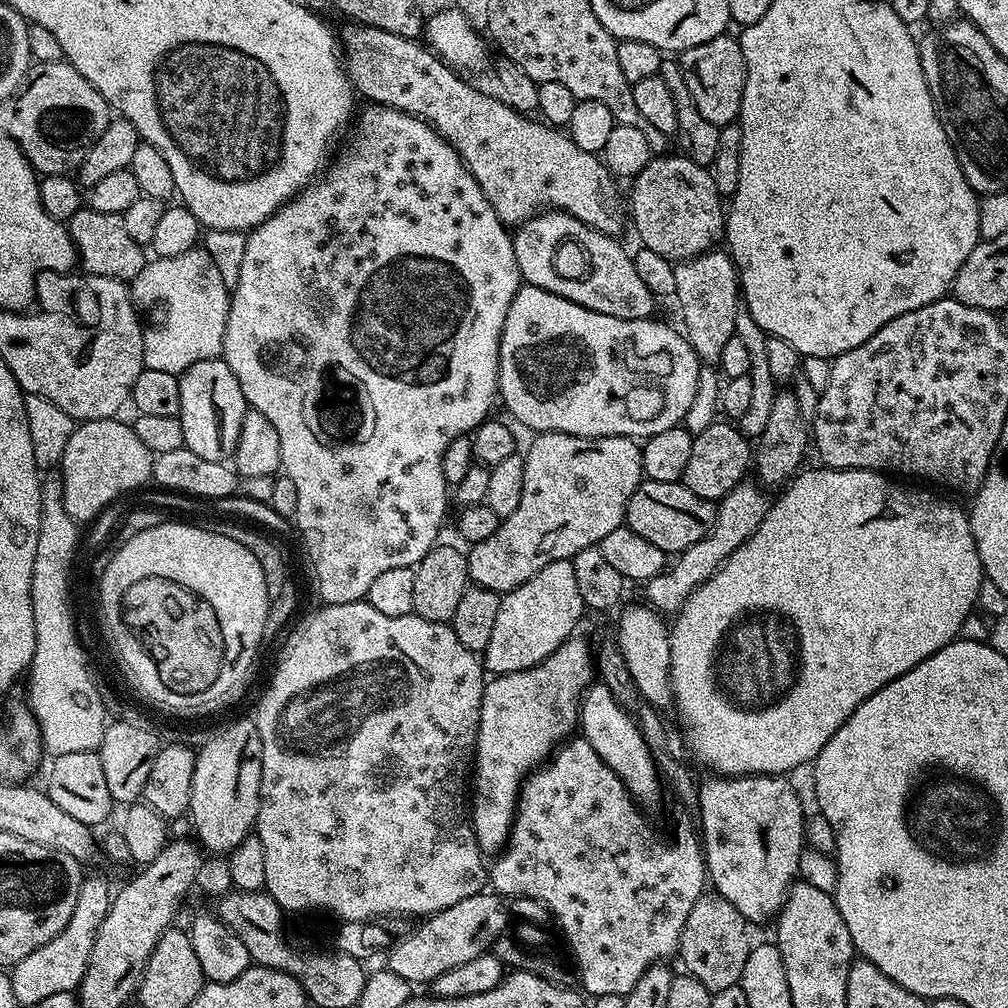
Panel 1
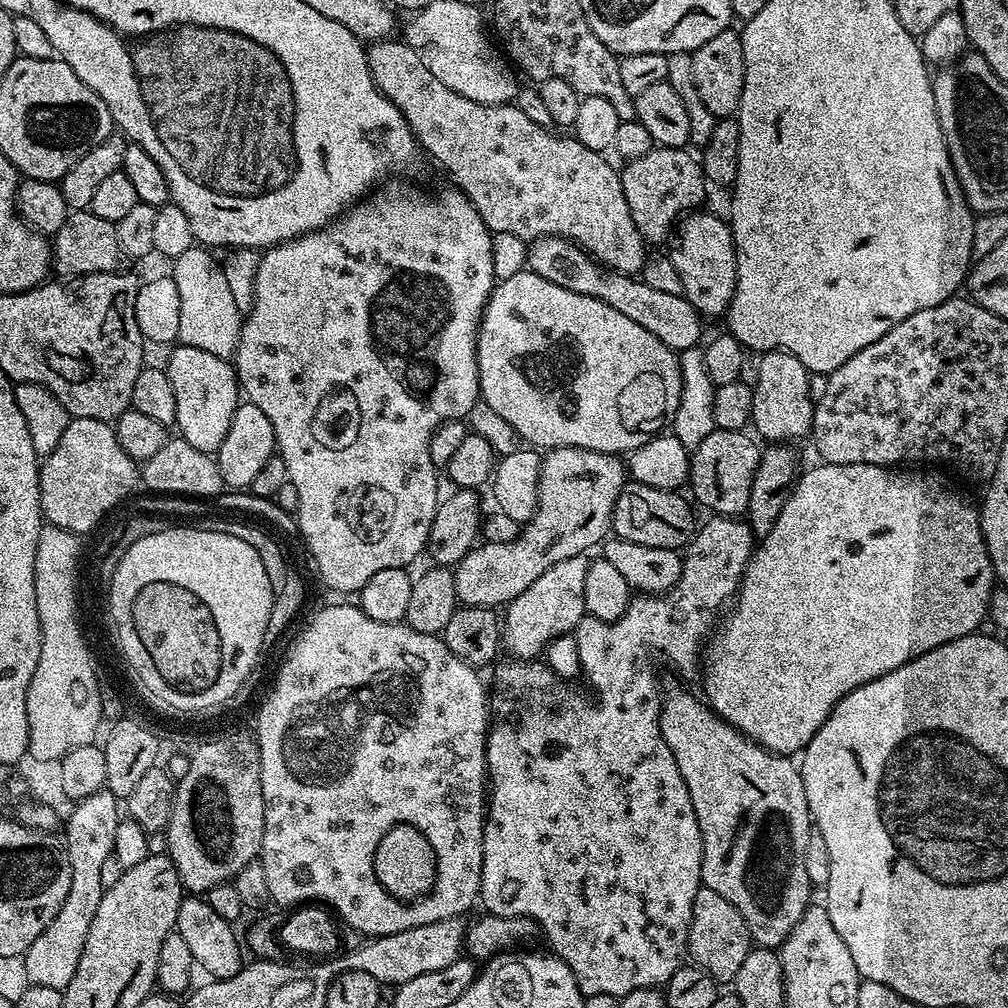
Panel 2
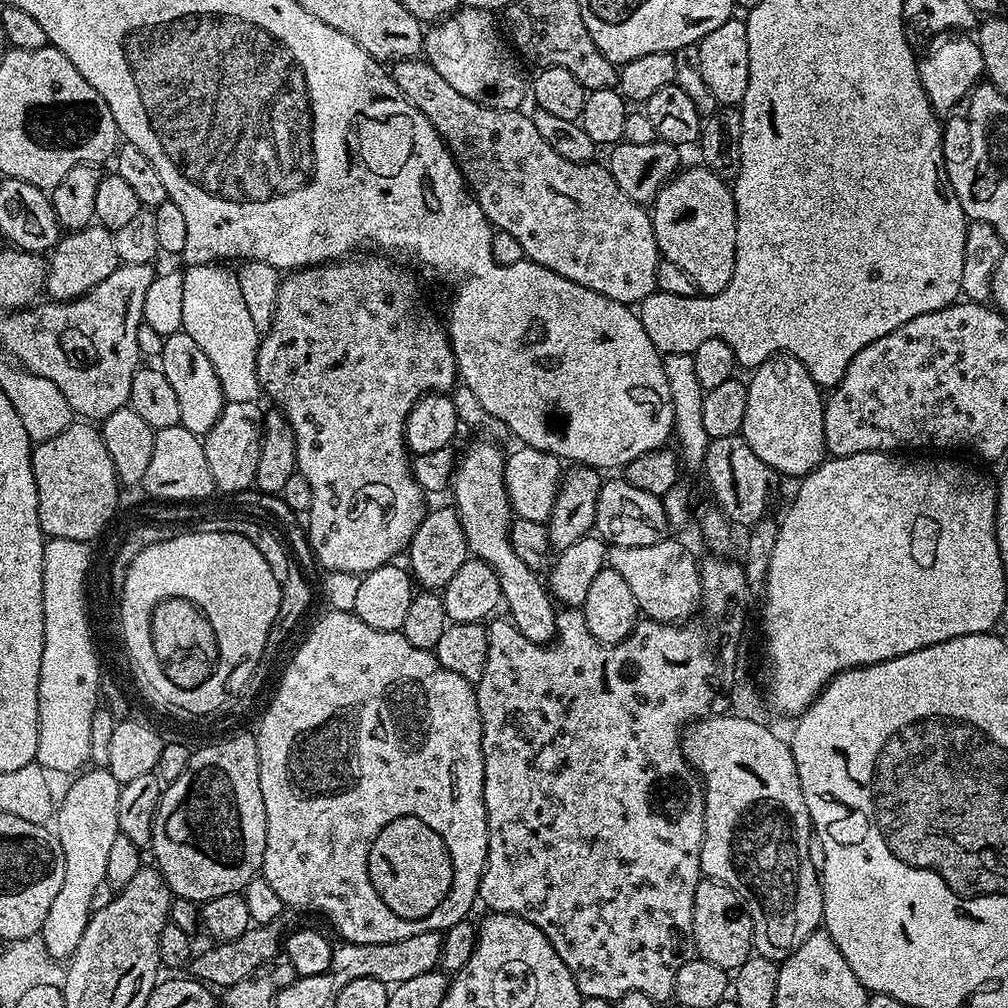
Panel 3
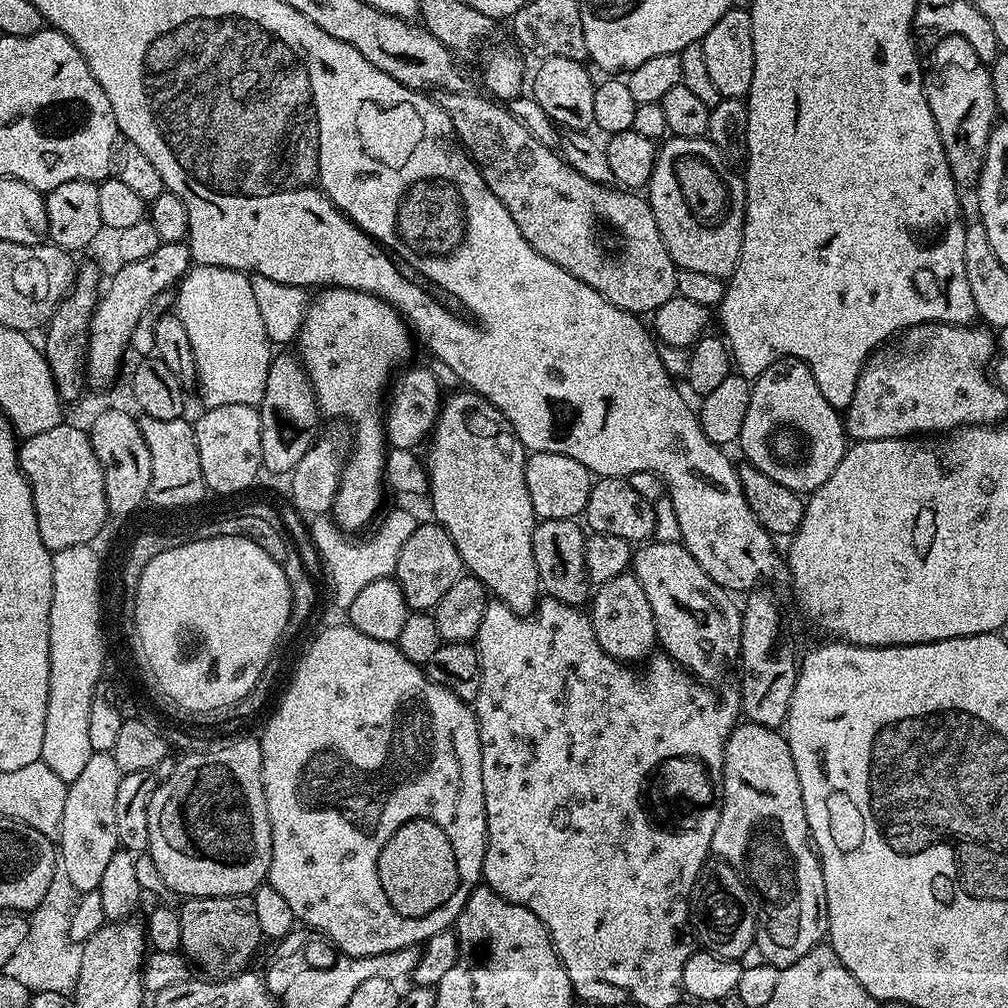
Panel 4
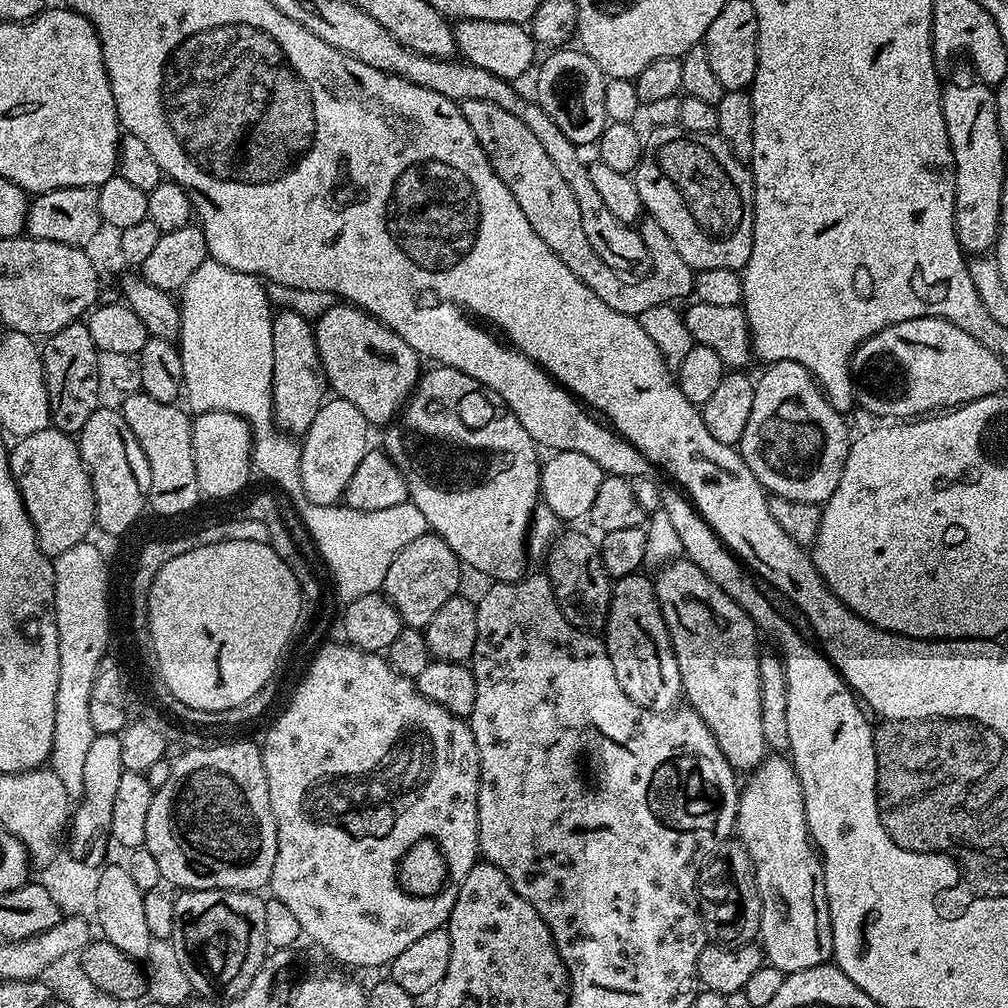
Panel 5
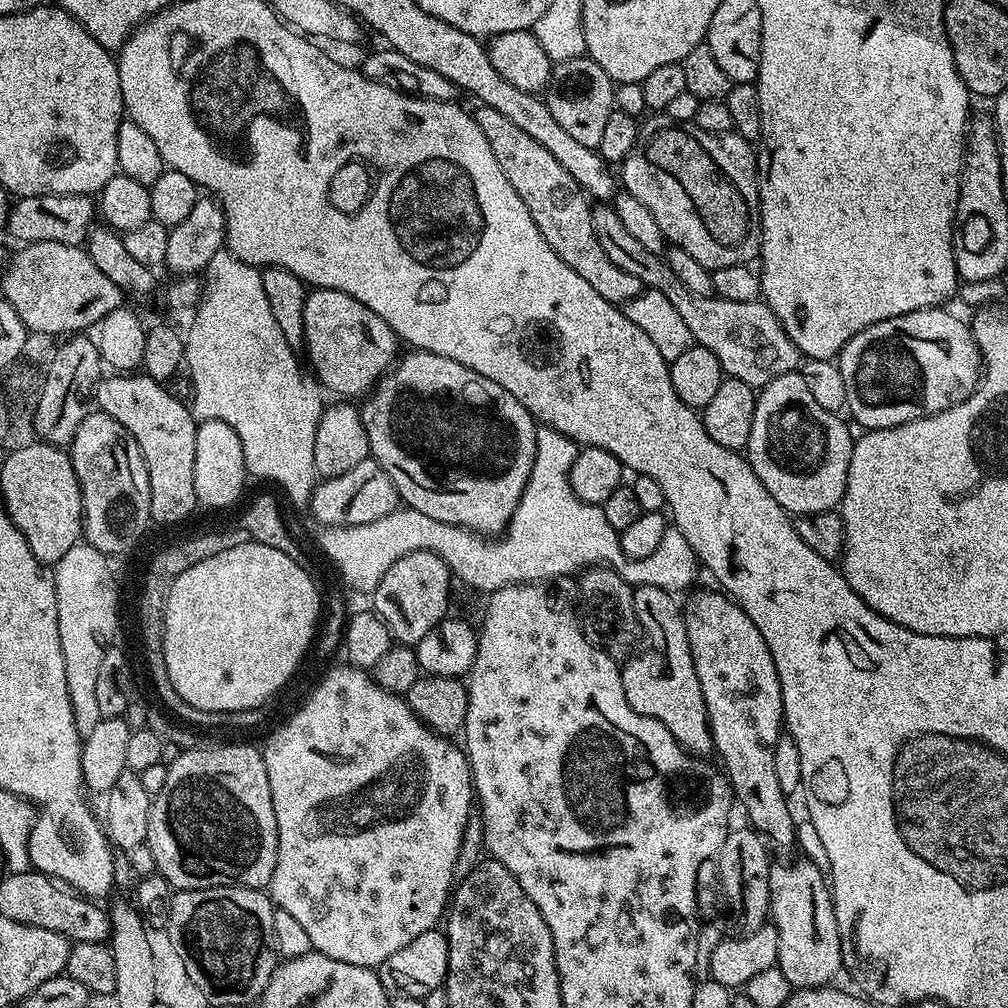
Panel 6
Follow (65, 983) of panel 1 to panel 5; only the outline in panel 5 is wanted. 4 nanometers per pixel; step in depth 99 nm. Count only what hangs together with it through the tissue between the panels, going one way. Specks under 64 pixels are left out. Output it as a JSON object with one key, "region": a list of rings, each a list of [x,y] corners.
{"region":[[[98,736],[90,742],[90,751],[86,753],[86,763],[82,769],[82,790],[84,796],[75,805],[67,829],[67,851],[79,860],[100,866],[105,863],[104,855],[110,845],[110,813],[114,811],[114,797],[124,773],[122,766],[122,742],[119,736]]]}

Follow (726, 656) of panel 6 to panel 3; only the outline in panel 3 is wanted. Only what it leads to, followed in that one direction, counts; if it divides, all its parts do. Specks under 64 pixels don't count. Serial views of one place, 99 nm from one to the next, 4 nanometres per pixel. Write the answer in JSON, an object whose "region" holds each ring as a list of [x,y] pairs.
{"region":[[[675,538],[654,542],[654,546],[611,546],[606,552],[606,564],[622,574],[647,619],[674,624],[697,615],[702,604],[700,564],[695,554]]]}

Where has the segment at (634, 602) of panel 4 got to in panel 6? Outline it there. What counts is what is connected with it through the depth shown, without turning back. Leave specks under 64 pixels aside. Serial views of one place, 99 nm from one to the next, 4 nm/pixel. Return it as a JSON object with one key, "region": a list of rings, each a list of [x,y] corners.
{"region":[[[658,586],[633,587],[632,598],[634,614],[640,623],[643,639],[648,639],[649,648],[645,652],[637,651],[623,661],[620,677],[626,702],[630,702],[638,714],[662,722],[662,726],[674,734],[676,741],[697,757],[707,757],[707,752],[713,751],[712,735],[702,698],[702,686],[698,686],[698,674],[690,654],[681,605],[673,593]]]}

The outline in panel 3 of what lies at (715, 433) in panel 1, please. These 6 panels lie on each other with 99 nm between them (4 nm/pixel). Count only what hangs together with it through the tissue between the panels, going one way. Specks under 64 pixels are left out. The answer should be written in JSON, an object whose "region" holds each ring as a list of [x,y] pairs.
{"region":[[[743,436],[710,440],[702,472],[703,475],[708,475],[708,480],[712,483],[712,492],[720,503],[717,504],[719,509],[733,525],[751,526],[765,519],[767,512],[764,511],[768,508],[768,495],[772,492],[774,476],[766,462],[762,462],[762,458],[750,450]]]}

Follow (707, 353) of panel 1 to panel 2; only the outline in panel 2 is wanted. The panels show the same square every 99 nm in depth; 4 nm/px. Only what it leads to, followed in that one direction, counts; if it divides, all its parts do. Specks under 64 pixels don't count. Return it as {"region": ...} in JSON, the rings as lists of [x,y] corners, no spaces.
{"region":[[[693,210],[677,223],[666,251],[670,262],[674,262],[682,278],[683,297],[690,302],[690,306],[694,306],[694,310],[700,313],[701,317],[723,317],[728,311],[736,289],[736,247],[729,221],[725,217],[723,220],[722,217],[715,216],[712,212],[704,211]]]}

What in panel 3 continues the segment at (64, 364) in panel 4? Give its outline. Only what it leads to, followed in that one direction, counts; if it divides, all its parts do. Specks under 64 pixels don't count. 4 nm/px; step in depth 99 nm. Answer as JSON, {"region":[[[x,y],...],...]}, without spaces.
{"region":[[[93,222],[86,228],[65,231],[47,257],[44,292],[53,300],[76,300],[94,290],[102,278],[110,278],[120,265],[113,229]]]}

